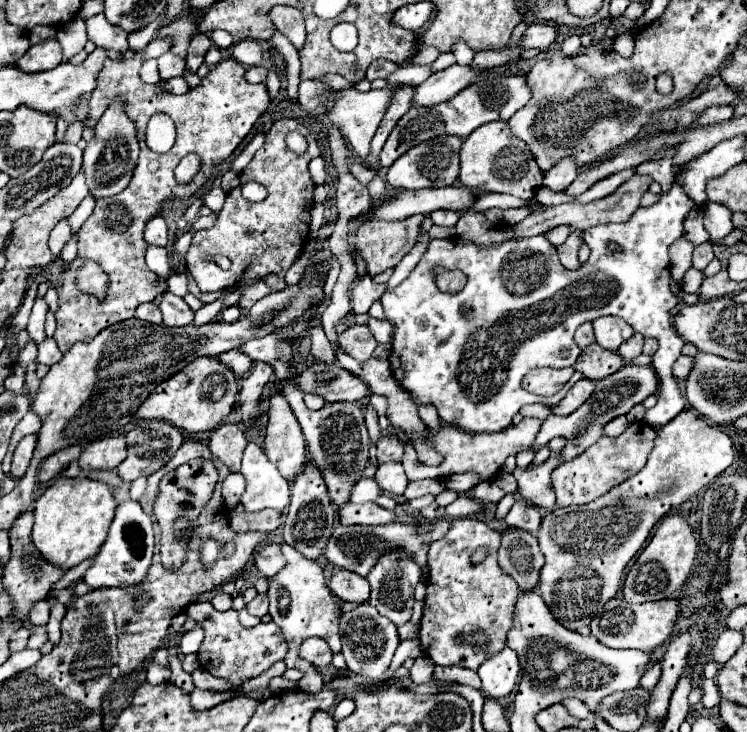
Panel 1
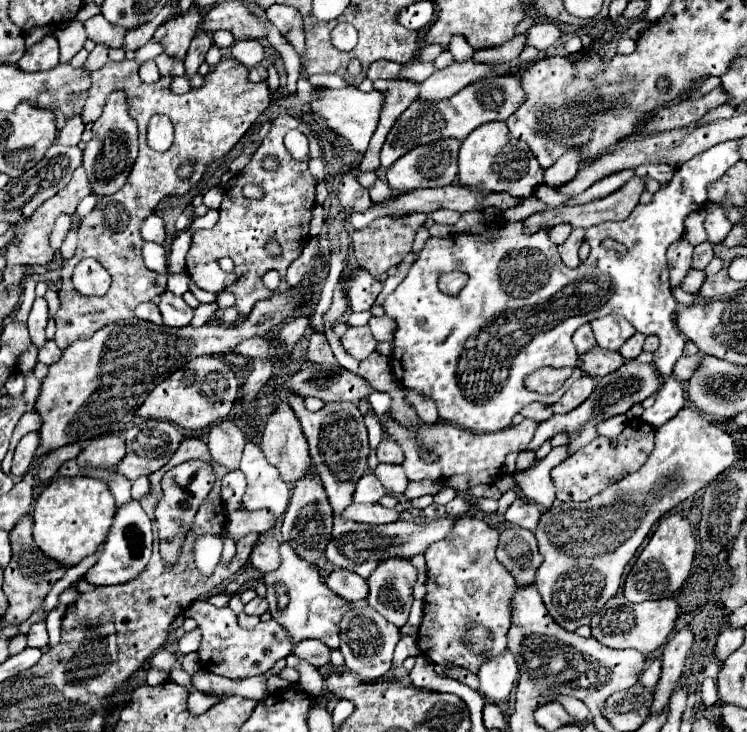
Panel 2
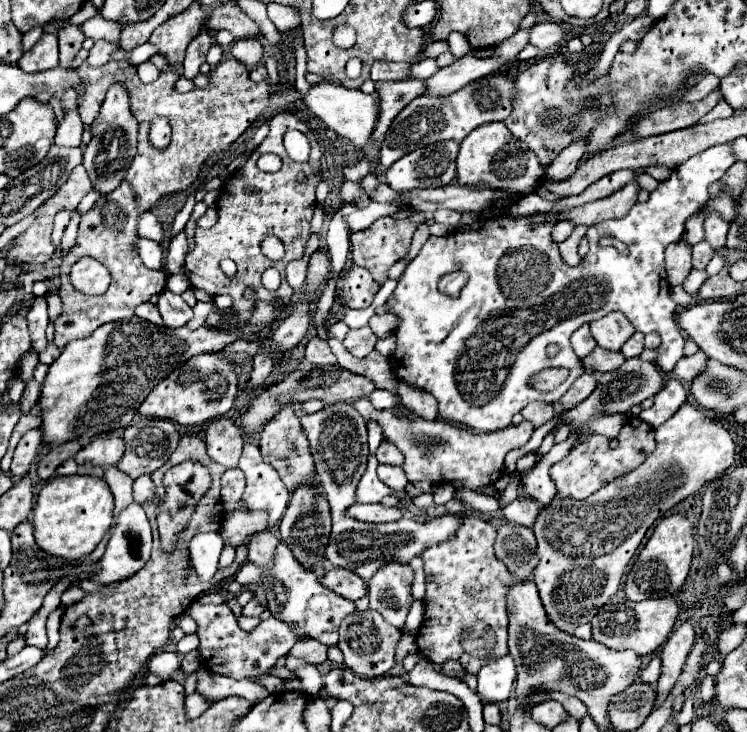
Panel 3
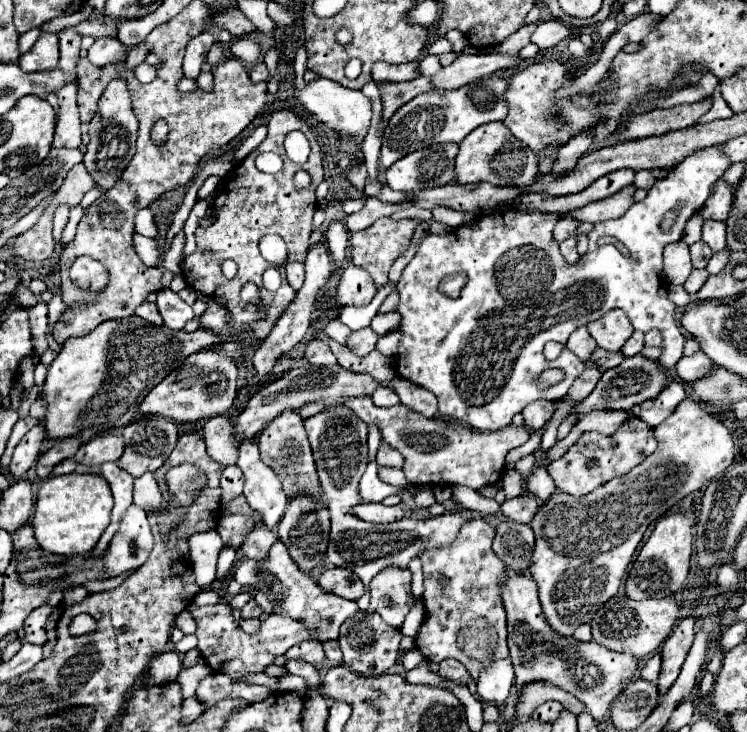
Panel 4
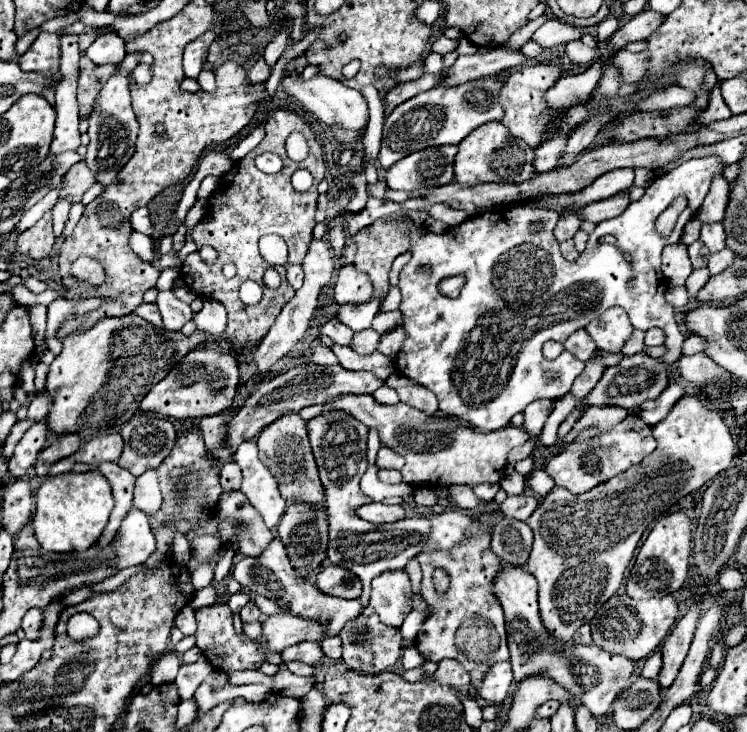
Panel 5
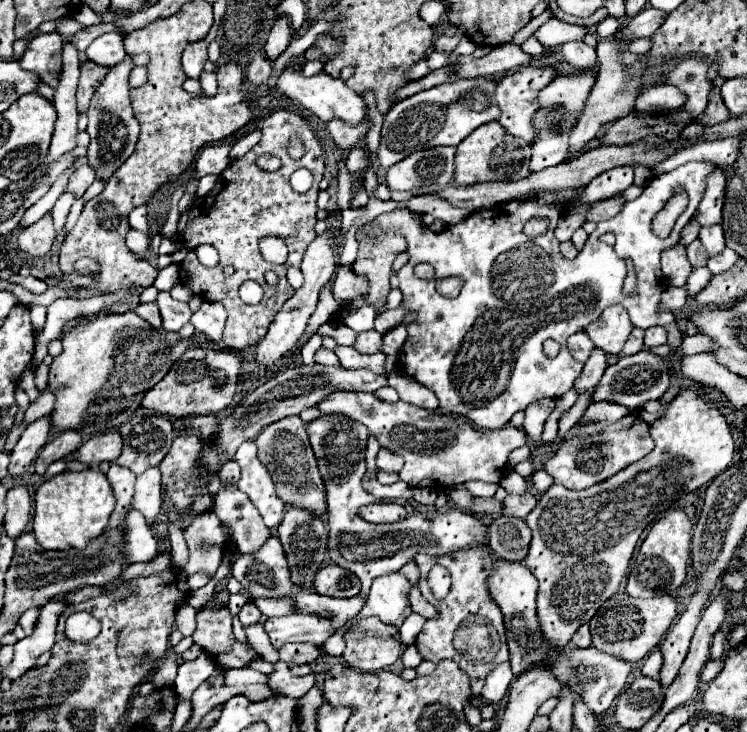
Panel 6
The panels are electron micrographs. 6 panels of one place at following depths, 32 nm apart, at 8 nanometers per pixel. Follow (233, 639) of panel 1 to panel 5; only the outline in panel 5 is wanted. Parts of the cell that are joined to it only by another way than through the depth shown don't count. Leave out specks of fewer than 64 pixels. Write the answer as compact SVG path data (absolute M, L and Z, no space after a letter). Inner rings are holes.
M214 604L214 606L204 606L204 608L196 610L196 622L198 622L198 630L194 634L196 646L204 652L204 656L212 662L214 668L232 672L232 670L254 668L254 666L260 666L262 662L266 662L264 652L248 636L238 636L234 632L232 612L226 604ZM270 616L262 624L264 636L268 638L268 648L274 652L282 652L286 646L296 642L322 642L326 638L324 624L316 624L314 620L304 620L304 616Z

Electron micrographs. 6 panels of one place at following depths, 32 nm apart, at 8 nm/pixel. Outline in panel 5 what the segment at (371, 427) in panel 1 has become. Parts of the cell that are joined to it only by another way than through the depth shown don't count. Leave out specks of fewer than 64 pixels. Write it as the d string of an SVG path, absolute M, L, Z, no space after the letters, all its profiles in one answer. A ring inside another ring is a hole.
M370 432L368 434L368 464L372 466L376 462L376 452L380 450L380 440L378 440L378 434L376 432Z

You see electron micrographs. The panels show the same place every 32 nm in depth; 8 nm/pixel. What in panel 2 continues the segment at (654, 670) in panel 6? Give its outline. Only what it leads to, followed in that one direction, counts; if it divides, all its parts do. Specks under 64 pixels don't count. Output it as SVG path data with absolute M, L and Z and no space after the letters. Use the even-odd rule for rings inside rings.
M656 658L656 660L652 660L650 666L642 672L642 676L640 676L640 684L648 686L648 688L654 688L656 682L658 682L658 678L660 678L660 660Z

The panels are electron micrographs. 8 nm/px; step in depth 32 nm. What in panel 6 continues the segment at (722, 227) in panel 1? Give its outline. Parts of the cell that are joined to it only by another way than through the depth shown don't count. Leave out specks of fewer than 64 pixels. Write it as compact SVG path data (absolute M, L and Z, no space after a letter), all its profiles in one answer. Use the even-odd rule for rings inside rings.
M714 224L714 226L704 226L700 230L700 242L704 244L708 256L718 256L726 246L724 246L724 232L720 228L720 224Z

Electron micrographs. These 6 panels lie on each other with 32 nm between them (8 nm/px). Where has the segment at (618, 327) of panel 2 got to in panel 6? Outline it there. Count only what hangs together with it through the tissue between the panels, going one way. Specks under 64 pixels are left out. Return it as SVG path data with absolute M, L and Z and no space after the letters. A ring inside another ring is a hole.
M608 306L602 316L586 328L590 340L606 354L620 354L626 338L632 332L632 322L624 306Z

